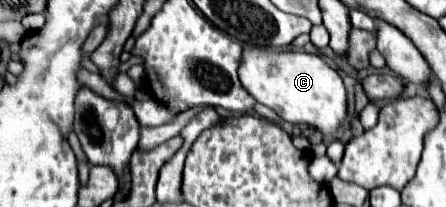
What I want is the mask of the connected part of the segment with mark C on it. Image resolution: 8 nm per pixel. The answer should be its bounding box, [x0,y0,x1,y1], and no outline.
[239,46,347,135]

